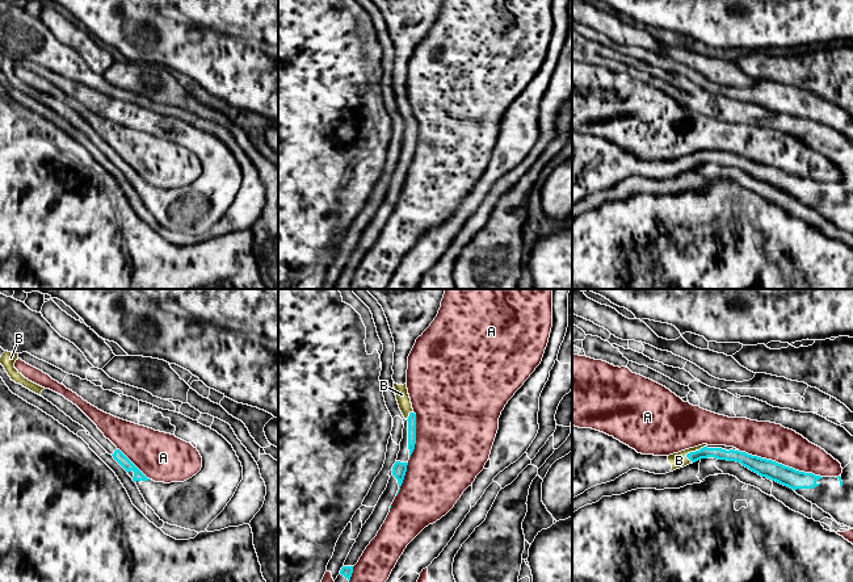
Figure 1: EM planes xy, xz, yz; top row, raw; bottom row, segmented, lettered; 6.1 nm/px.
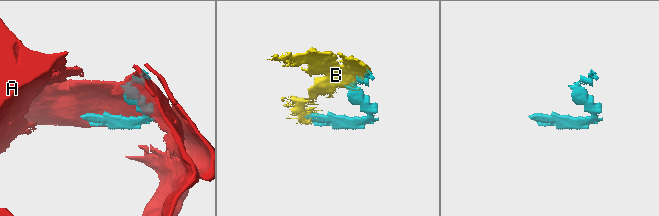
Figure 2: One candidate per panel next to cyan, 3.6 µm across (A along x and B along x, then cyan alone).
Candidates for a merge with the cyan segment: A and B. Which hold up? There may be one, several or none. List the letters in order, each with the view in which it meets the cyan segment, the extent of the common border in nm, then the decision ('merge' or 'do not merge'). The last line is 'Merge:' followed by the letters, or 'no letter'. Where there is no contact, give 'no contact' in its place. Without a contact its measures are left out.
A: meets cyan in yz; contact 550 nm long; do not merge
B: meets cyan in yz; contact 150 nm long; merge
Merge: B

